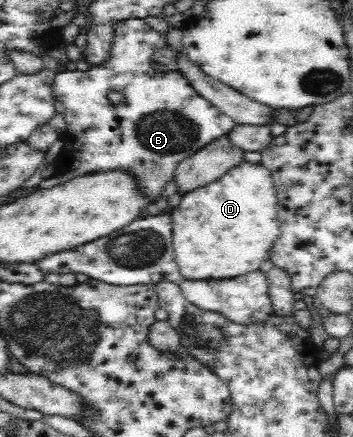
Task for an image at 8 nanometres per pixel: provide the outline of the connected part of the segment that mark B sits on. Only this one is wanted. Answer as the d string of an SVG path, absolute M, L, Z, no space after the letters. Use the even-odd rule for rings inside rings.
M144 19L118 21L114 24L114 40L108 60L98 66L90 66L86 71L62 71L56 74L53 95L55 100L60 100L66 107L62 114L66 130L56 150L59 158L57 171L51 177L43 179L38 189L53 188L84 174L122 168L132 174L142 195L153 203L163 196L166 184L173 178L178 163L196 155L196 152L214 140L227 136L235 128L231 118L200 96L177 68L174 71L157 71L150 65L154 51L165 46L166 42L166 35L154 31ZM111 90L122 94L118 105L114 105L106 97Z

